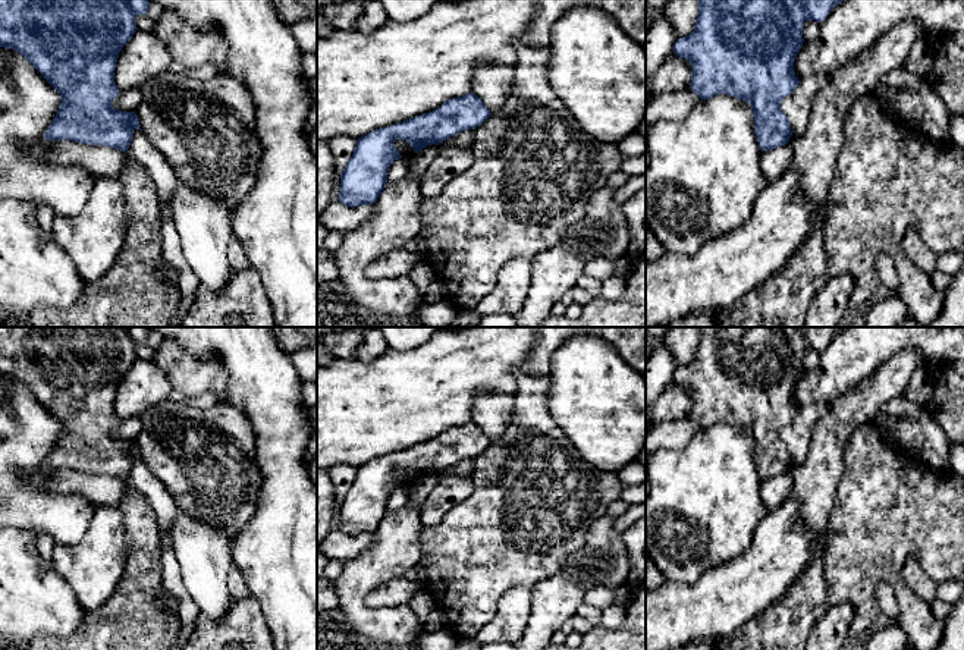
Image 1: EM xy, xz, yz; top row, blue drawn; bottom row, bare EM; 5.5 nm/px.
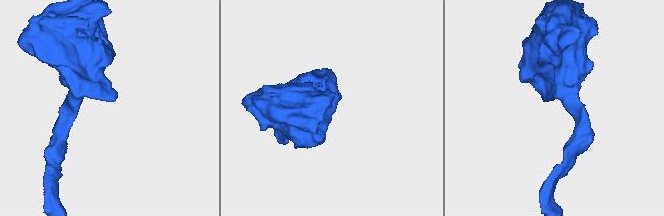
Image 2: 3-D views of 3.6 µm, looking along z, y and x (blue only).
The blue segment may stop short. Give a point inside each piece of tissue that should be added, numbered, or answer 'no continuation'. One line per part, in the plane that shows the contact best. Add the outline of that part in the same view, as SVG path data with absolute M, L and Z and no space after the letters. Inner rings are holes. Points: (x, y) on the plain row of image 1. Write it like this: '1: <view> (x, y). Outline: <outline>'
no continuation

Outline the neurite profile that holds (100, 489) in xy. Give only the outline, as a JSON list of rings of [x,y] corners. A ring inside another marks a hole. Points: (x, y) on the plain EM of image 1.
[[[69,468],[56,470],[51,478],[29,478],[28,481],[35,489],[44,489],[60,494],[81,494],[94,505],[113,509],[117,509],[128,490],[126,481],[120,478]]]

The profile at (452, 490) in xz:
[[[448,470],[440,471],[437,475],[437,486],[420,508],[423,527],[437,525],[448,512],[462,505],[472,494],[471,475],[459,475]]]

